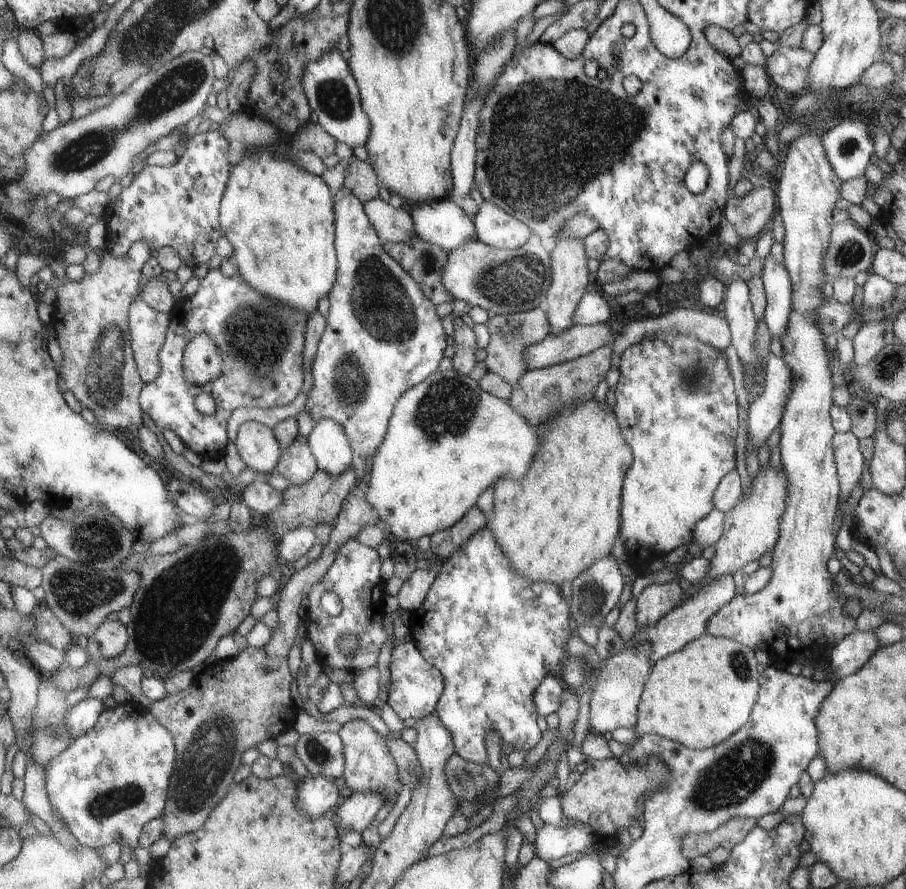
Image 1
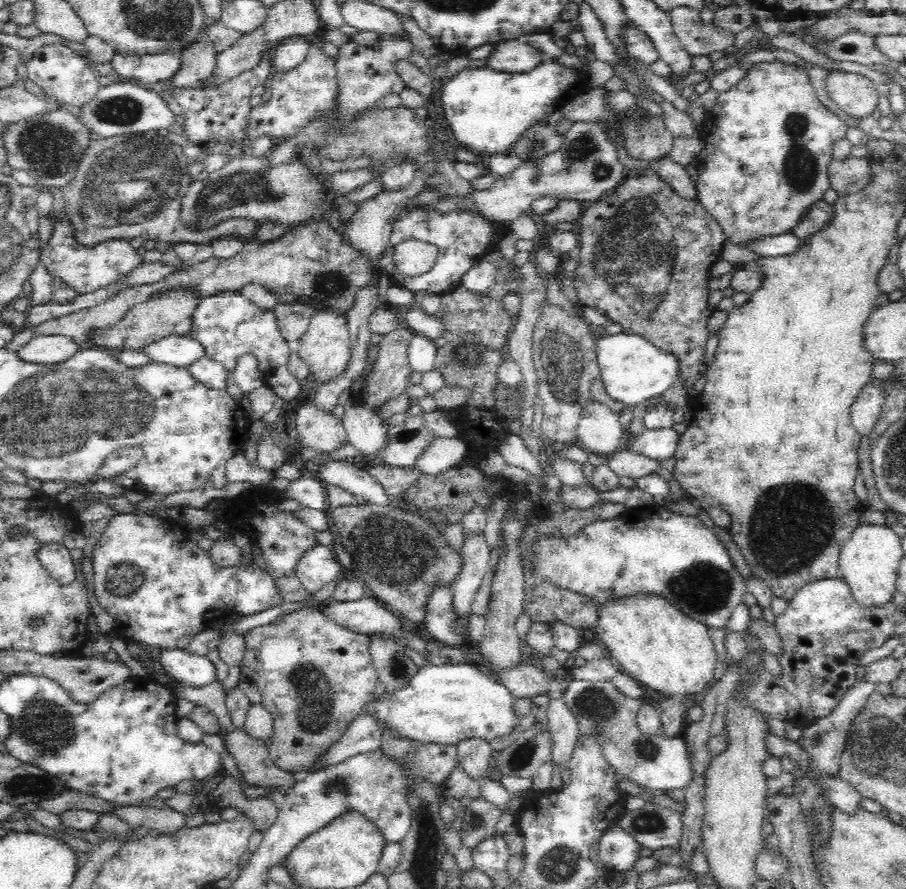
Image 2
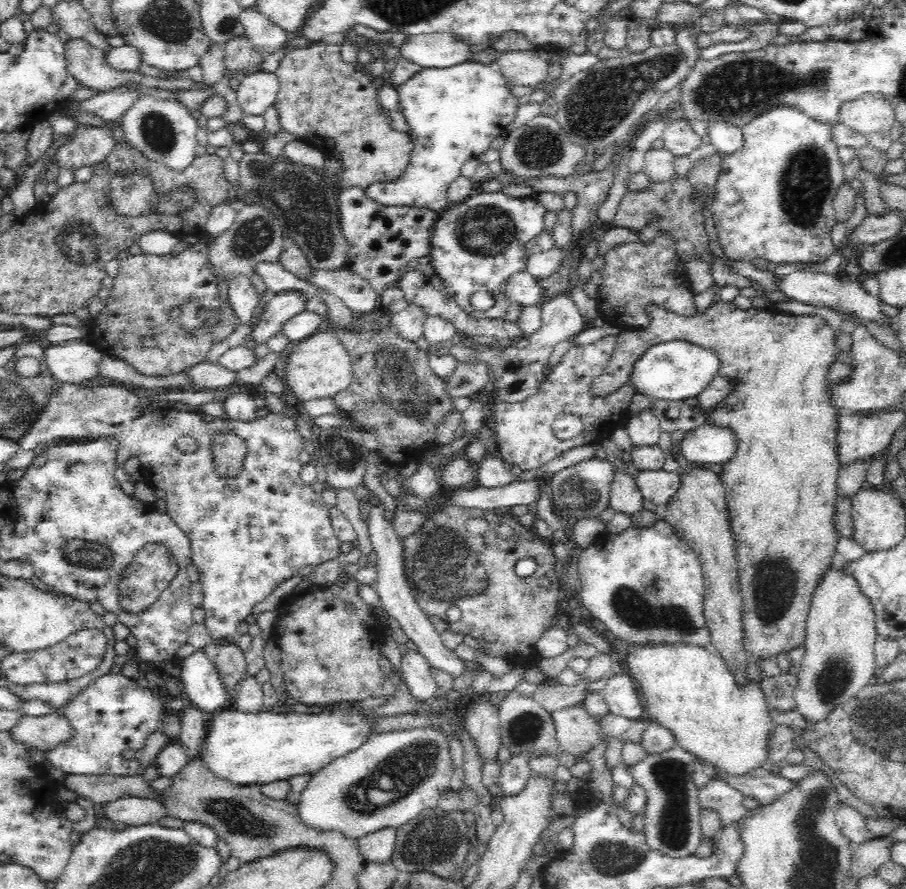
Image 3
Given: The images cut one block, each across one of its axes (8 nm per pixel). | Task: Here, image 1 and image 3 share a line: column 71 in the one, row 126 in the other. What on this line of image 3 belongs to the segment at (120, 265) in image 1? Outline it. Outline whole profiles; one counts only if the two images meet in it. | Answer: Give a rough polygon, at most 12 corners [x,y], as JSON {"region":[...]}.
{"region":[[341,45],[279,61],[279,128],[346,163],[342,188],[394,184],[406,133]]}

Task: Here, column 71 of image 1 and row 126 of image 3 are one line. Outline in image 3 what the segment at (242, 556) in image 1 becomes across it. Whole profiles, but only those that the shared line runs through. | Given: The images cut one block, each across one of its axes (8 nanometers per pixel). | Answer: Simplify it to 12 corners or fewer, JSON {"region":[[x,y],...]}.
{"region":[[687,120],[663,129],[664,148],[675,157],[694,154],[702,142]]}

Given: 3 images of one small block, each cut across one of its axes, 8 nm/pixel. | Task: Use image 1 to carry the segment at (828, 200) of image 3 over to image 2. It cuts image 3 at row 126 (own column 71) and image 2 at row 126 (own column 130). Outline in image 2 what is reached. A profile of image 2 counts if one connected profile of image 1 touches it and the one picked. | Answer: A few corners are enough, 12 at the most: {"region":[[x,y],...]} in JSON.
{"region":[[754,63],[701,124],[725,240],[791,233],[848,125],[806,68]]}

